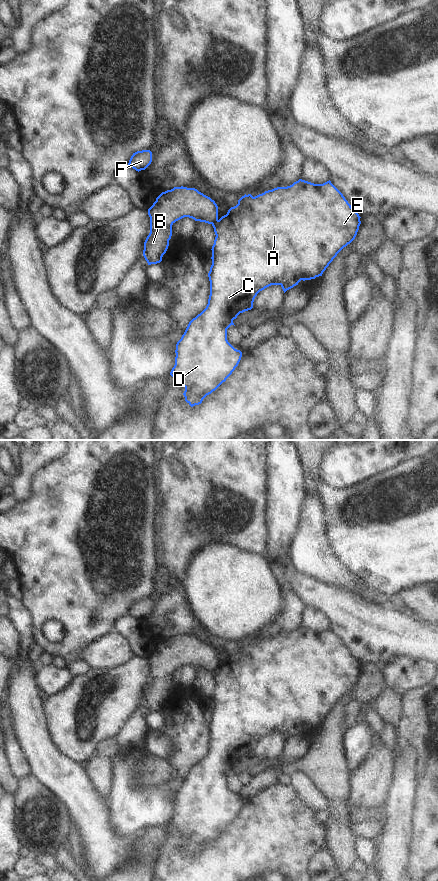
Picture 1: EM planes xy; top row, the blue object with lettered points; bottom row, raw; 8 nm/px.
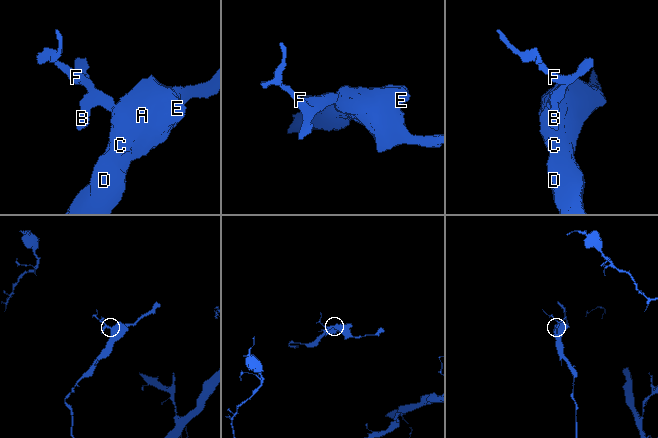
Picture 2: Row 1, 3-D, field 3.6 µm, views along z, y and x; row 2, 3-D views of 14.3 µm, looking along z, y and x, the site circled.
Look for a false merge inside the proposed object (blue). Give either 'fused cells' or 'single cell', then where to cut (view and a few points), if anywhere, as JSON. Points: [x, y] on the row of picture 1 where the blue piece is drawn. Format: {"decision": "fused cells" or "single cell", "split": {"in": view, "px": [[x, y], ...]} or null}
{"decision": "fused cells", "split": {"in": "xy", "px": [[218, 220], [212, 225]]}}

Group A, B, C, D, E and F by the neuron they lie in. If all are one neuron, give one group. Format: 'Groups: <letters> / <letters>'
Groups: A C D E / B F.

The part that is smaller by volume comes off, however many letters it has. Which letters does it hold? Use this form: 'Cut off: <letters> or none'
Cut off: B, F

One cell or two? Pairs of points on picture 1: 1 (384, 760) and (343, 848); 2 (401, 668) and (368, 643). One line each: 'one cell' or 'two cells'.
1: two cells
2: two cells

